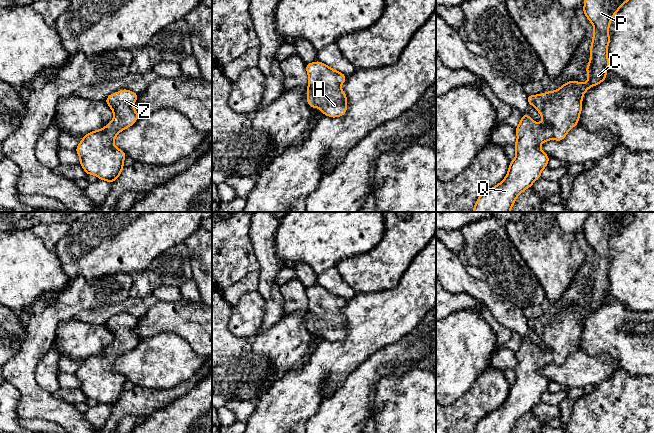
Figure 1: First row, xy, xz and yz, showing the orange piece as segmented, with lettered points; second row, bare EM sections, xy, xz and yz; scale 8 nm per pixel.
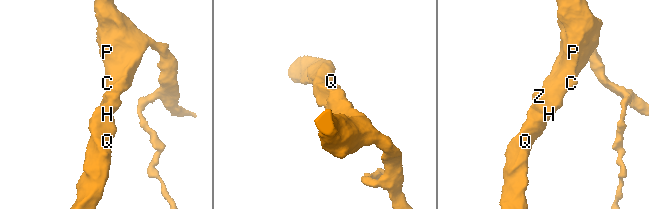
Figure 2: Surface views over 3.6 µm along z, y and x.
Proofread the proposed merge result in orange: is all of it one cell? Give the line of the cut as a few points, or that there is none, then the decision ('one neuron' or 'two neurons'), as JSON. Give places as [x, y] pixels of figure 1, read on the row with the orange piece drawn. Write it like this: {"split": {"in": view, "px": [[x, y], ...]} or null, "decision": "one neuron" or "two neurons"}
{"split": null, "decision": "one neuron"}

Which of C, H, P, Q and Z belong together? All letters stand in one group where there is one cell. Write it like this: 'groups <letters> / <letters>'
groups C H P Q Z

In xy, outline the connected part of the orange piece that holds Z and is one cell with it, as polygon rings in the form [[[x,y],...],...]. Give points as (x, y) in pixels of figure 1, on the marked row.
[[[127,89],[110,94],[106,99],[114,118],[104,128],[84,135],[75,151],[87,175],[113,183],[121,174],[126,154],[114,146],[115,137],[139,118],[133,104],[138,94]]]

